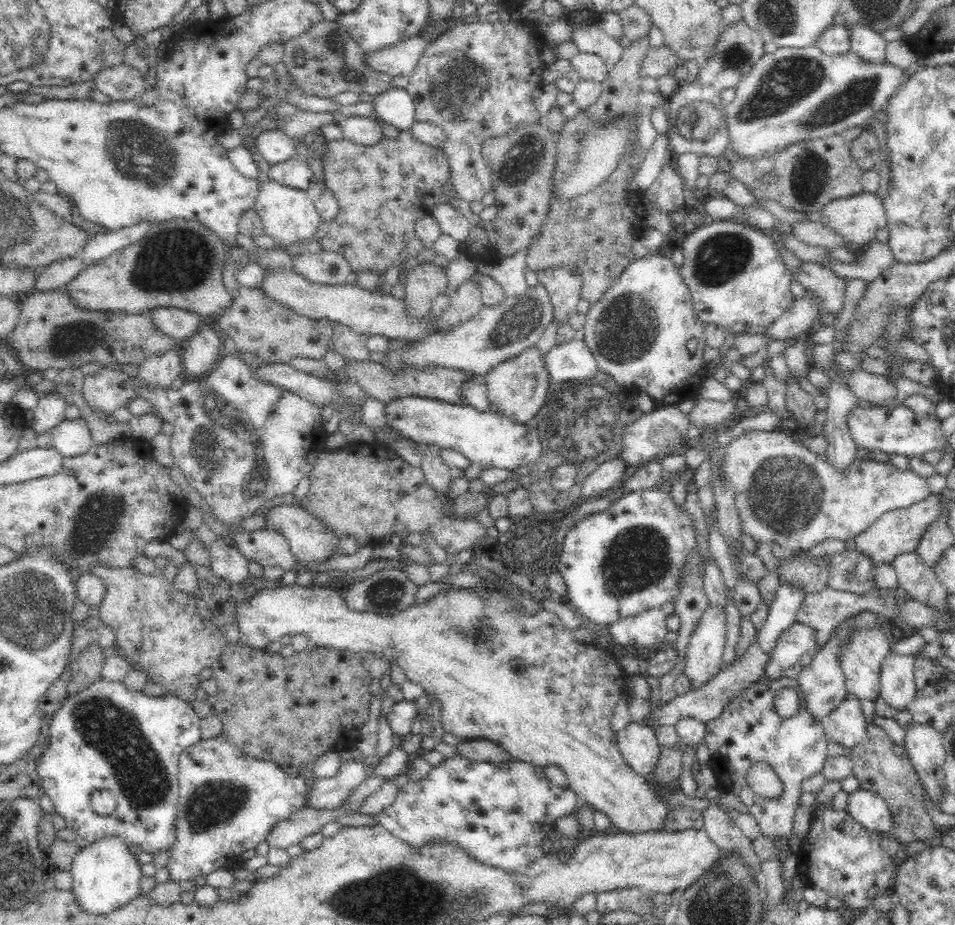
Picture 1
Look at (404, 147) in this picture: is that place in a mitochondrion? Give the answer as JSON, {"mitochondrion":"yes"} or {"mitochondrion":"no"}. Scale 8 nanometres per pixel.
{"mitochondrion":"no"}

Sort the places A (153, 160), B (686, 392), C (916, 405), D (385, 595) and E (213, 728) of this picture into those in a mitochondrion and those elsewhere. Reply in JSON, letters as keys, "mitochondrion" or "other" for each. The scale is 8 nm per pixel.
{"A":"mitochondrion","B":"other","C":"other","D":"mitochondrion","E":"other"}

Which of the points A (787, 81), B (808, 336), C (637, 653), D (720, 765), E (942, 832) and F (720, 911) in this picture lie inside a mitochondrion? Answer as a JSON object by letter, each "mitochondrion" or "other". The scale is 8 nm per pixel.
{"A":"mitochondrion","B":"other","C":"other","D":"other","E":"other","F":"mitochondrion"}

